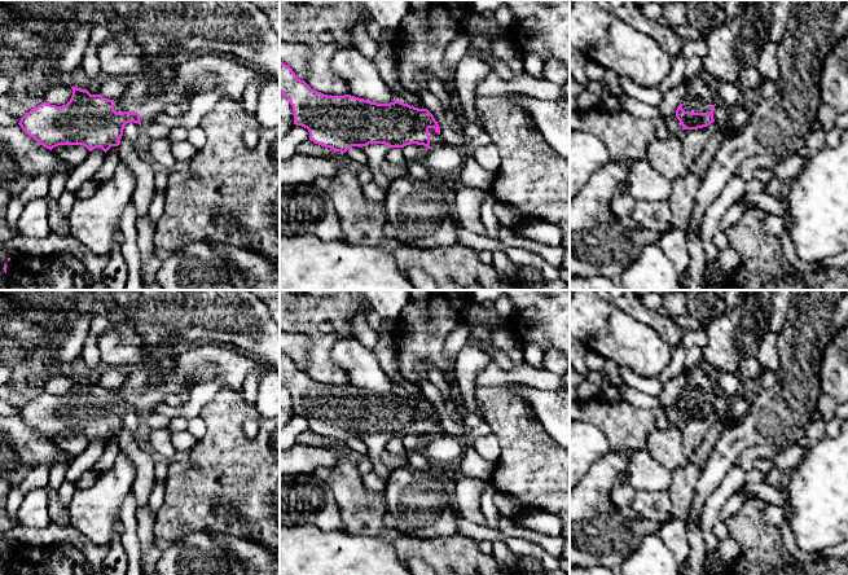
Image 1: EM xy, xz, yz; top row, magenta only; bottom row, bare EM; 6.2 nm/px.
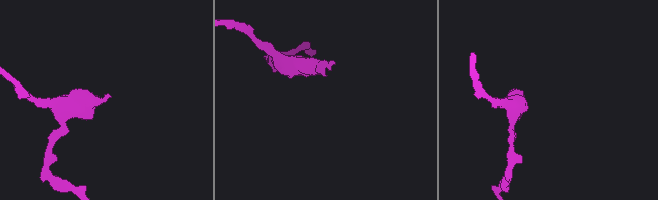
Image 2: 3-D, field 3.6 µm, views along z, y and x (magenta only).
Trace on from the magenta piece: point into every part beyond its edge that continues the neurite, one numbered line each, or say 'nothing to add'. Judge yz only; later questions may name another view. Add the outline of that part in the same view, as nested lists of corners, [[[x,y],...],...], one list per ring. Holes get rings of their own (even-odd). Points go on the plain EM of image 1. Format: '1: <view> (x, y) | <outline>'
1: yz (699, 386) | [[[706,364],[697,366],[686,378],[681,391],[682,399],[689,403],[709,403],[716,394],[713,378]]]

